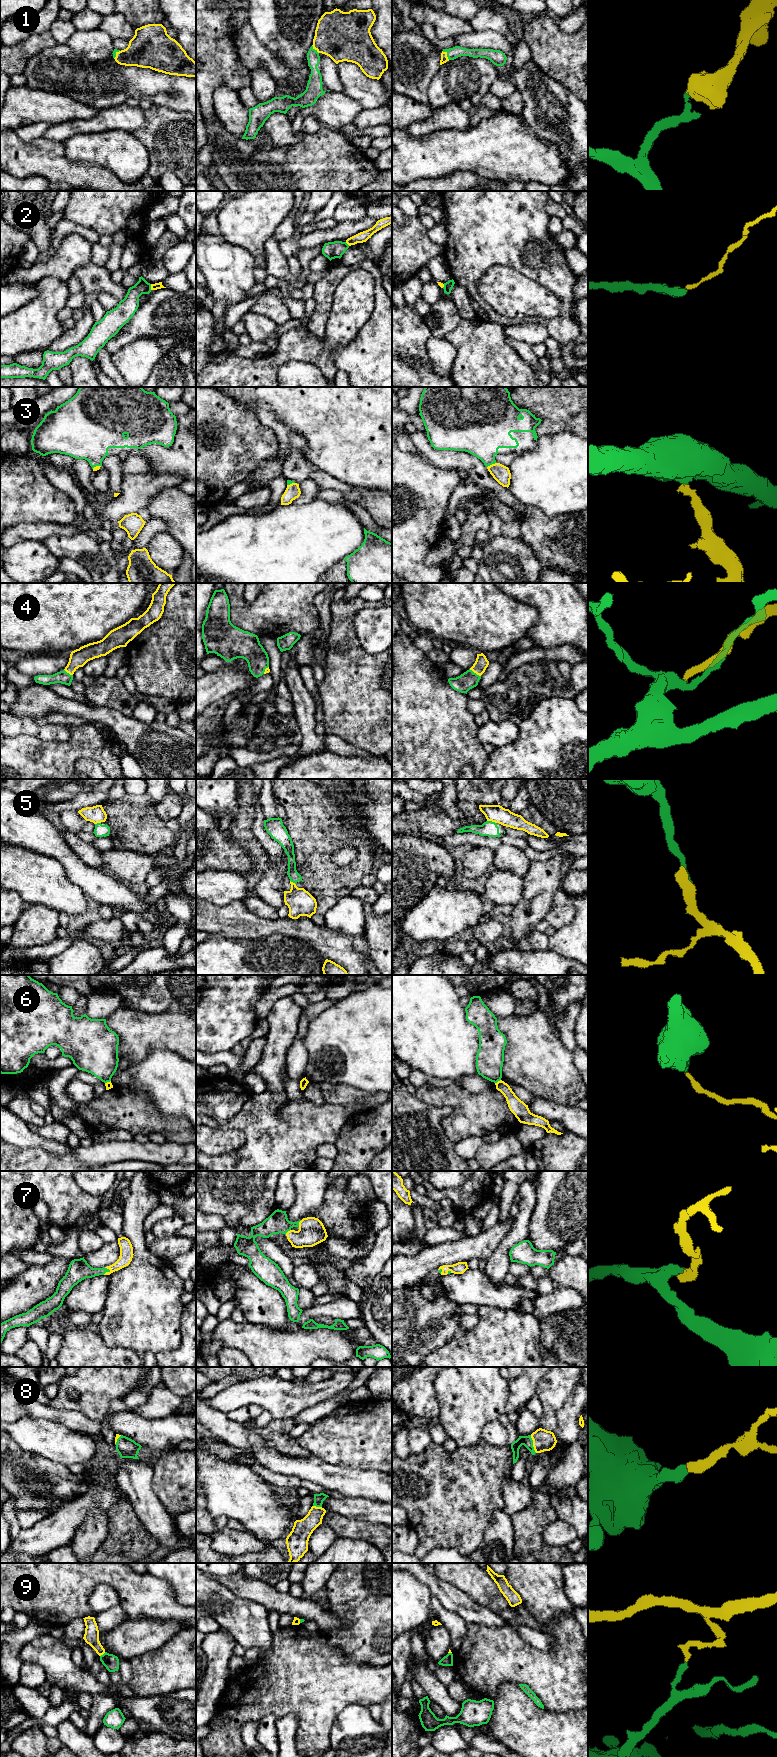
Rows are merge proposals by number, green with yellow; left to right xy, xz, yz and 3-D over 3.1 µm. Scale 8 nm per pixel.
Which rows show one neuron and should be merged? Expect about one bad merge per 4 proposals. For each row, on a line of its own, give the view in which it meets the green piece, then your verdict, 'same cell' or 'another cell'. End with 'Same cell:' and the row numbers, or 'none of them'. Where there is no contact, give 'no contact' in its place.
1: contact in yz; same cell
2: contact in xy; another cell
3: contact in yz; same cell
4: contact in yz; same cell
5: contact in yz; another cell
6: contact in yz; another cell
7: contact in xy; same cell
8: contact in yz; same cell
9: contact in xy; another cell
Same cell: 1, 3, 4, 7, 8

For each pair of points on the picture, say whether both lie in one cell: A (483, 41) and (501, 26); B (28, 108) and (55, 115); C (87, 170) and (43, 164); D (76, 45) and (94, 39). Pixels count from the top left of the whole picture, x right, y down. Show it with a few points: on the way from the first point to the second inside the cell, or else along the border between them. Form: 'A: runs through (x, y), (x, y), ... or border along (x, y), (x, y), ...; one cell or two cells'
A: border along (474, 30), (493, 30), (503, 35); two cells
B: runs through (35, 108), (48, 108); one cell
C: runs through (76, 170), (58, 170), (54, 166); one cell
D: runs through (80, 44), (90, 43); one cell

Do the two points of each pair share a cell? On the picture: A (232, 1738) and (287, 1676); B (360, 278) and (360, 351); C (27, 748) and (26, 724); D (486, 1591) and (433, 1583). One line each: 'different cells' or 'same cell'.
A: same cell
B: different cells
C: different cells
D: different cells

